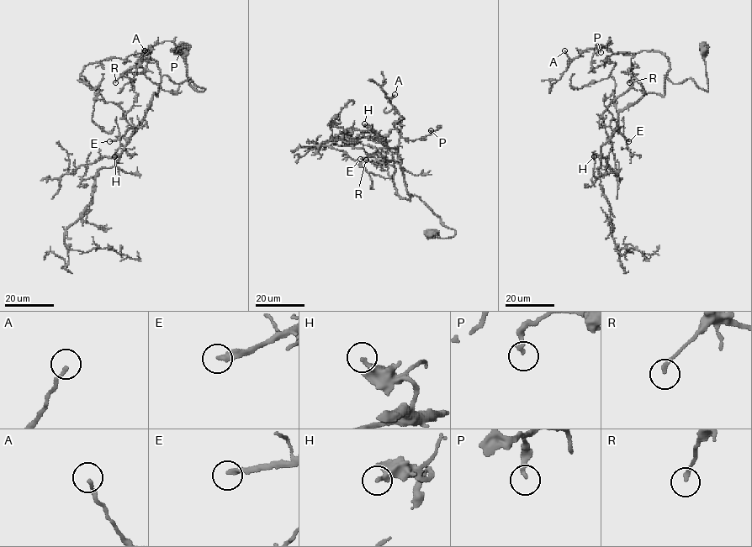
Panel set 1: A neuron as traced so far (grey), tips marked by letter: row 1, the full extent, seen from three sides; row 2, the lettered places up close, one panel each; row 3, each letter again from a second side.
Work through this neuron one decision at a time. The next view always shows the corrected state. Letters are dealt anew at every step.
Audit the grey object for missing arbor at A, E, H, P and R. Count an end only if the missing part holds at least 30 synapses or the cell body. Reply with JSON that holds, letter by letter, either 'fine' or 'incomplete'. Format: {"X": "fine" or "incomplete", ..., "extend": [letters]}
{"A": "fine", "E": "incomplete", "H": "incomplete", "P": "fine", "R": "fine", "extend": ["E", "H"]}

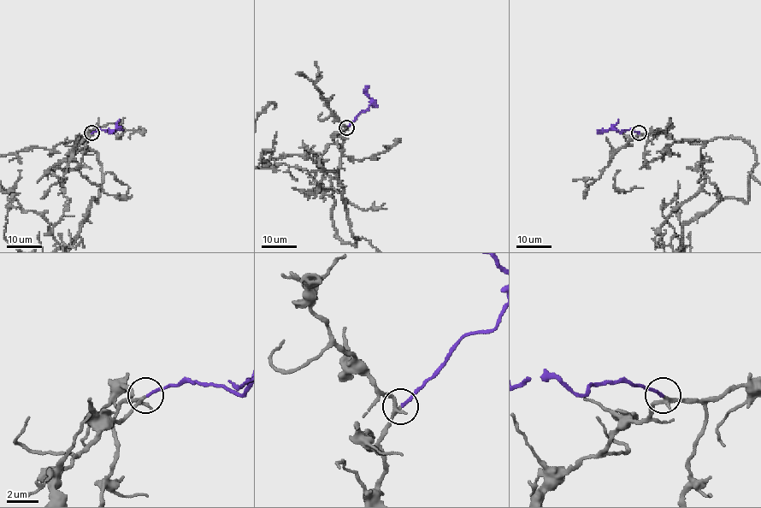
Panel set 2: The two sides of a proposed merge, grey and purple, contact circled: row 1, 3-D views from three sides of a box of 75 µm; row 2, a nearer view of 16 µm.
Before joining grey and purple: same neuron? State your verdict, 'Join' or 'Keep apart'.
Join

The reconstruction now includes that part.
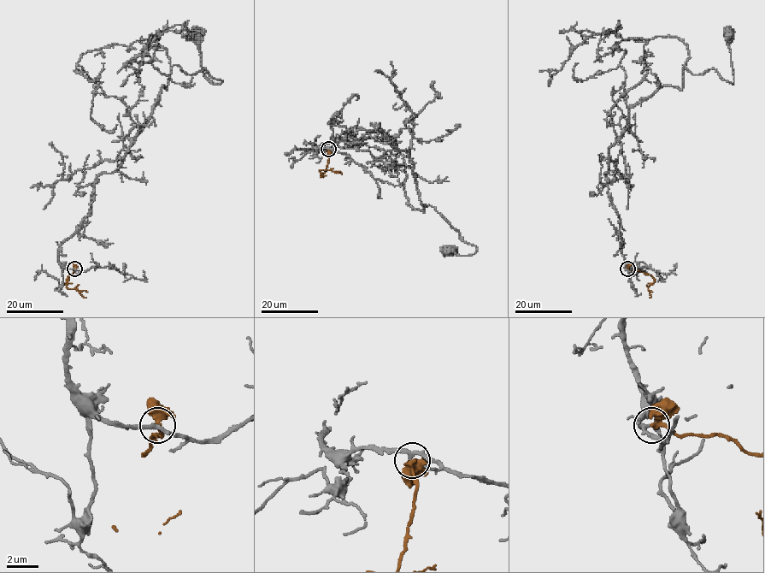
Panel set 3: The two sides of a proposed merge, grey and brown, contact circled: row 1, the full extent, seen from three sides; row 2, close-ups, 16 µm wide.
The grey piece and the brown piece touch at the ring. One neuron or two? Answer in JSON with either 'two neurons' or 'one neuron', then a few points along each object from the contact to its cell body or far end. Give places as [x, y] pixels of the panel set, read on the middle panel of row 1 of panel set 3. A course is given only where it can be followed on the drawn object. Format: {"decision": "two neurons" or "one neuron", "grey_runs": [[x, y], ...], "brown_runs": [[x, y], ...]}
{"decision": "one neuron", "grey_runs": [[328, 150], [313, 145], [338, 141], [356, 127], [380, 130], [408, 150], [422, 203], [477, 251], [449, 250]], "brown_runs": [[328, 150], [326, 170], [321, 176], [322, 169], [340, 172]]}

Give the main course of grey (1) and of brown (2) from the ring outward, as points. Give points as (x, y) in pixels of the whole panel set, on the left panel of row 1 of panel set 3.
1: (74, 268), (59, 245), (170, 67), (222, 81), (205, 75), (195, 32)
2: (74, 268), (66, 285), (79, 290), (85, 297)

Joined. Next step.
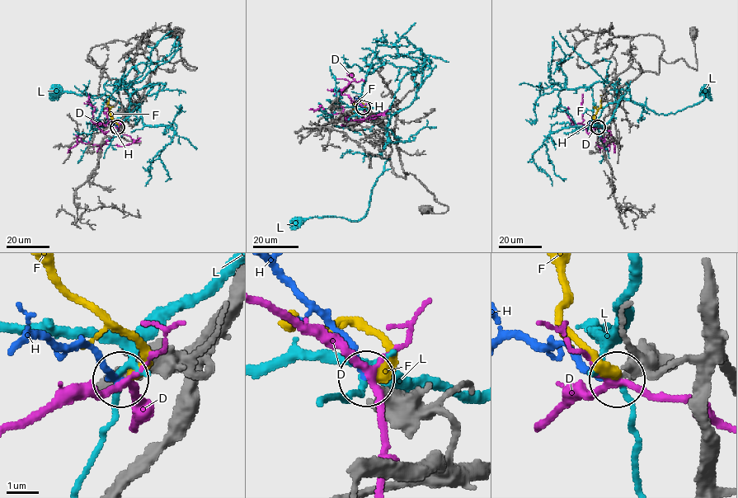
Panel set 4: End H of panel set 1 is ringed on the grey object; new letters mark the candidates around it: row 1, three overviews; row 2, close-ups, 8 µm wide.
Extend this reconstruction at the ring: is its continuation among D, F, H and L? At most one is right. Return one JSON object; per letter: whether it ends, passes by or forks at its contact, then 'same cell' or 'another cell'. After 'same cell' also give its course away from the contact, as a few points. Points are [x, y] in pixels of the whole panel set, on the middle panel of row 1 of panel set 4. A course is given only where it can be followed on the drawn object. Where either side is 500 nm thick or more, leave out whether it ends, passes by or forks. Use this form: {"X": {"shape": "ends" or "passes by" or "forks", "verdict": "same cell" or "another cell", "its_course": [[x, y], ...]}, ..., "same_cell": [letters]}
{"D": {"shape": "forks", "verdict": "another cell"}, "F": {"shape": "ends", "verdict": "another cell"}, "H": {"shape": "ends", "verdict": "same cell", "its_course": [[363, 107], [354, 96]]}, "L": {"shape": "forks", "verdict": "another cell"}, "same_cell": ["H"]}

